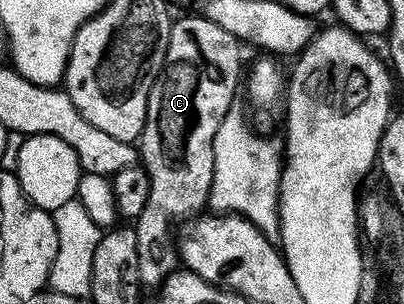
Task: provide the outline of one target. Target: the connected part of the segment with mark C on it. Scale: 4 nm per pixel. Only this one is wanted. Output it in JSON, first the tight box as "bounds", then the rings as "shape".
{"bounds":[133,17,243,288],"shape":[[[205,17],[175,22],[170,28],[166,66],[148,93],[146,124],[140,136],[140,163],[146,168],[150,178],[148,205],[133,220],[136,233],[136,253],[138,254],[138,282],[143,288],[161,288],[169,275],[173,275],[180,263],[176,250],[175,236],[170,236],[170,219],[189,220],[207,210],[210,190],[214,181],[214,142],[216,129],[224,117],[235,106],[234,94],[238,91],[238,78],[243,78],[242,51],[239,39],[226,32]]]}

